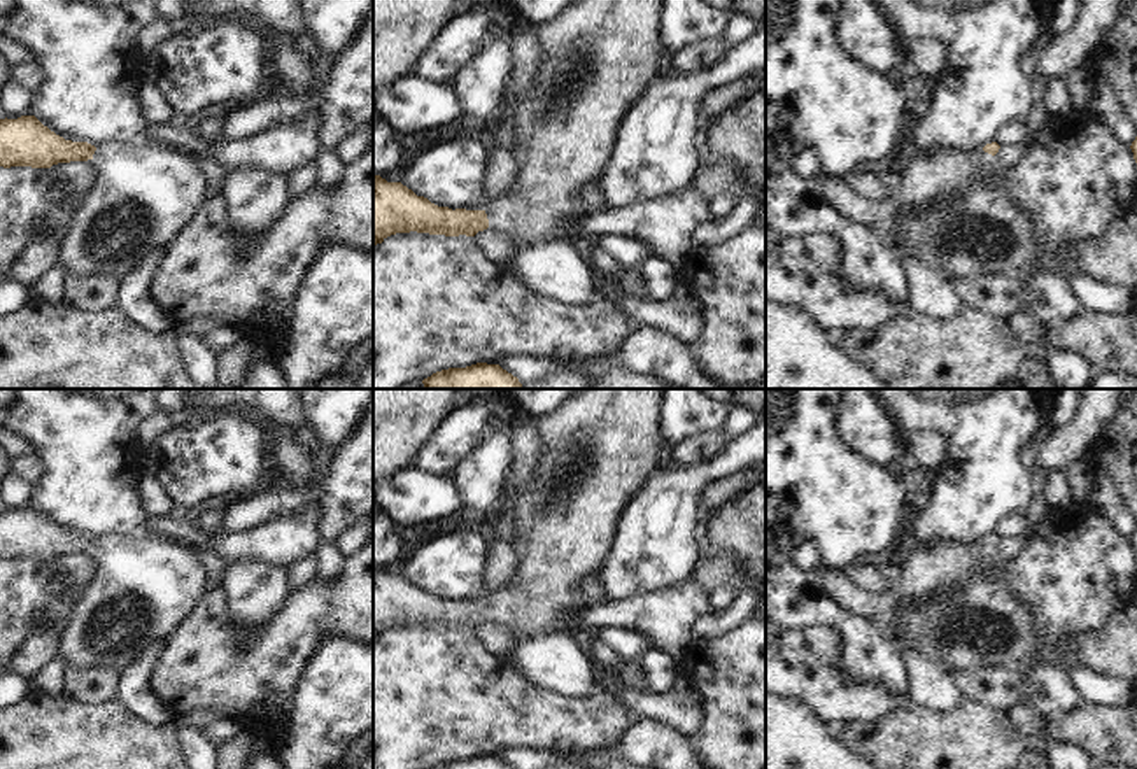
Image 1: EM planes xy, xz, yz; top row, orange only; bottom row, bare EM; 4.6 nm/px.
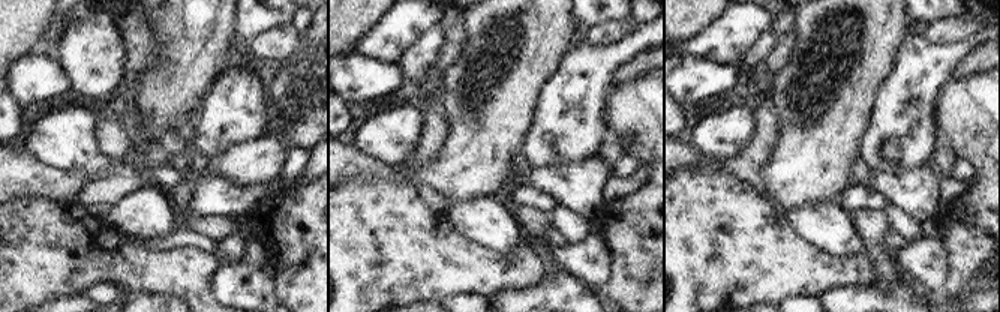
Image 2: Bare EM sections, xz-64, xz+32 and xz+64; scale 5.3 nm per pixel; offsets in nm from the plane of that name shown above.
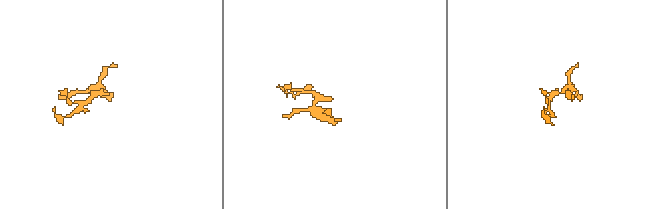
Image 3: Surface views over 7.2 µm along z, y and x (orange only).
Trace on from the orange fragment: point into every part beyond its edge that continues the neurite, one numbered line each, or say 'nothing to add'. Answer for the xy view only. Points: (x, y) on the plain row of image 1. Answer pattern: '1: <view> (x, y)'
1: xy (144, 585)

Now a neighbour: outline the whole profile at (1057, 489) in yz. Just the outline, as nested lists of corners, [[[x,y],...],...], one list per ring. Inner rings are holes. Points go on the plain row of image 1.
[[[1067,468],[1051,469],[1042,489],[1051,511],[1072,503]]]

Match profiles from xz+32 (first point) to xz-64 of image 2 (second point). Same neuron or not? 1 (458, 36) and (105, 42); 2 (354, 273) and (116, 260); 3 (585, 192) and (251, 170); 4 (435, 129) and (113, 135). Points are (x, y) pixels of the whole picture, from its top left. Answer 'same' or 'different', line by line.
1: different
2: same
3: same
4: same

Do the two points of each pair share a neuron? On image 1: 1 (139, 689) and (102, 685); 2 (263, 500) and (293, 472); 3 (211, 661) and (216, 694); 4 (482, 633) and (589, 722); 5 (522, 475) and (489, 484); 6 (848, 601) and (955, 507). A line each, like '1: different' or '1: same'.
1: different
2: different
3: same
4: different
5: different
6: different

